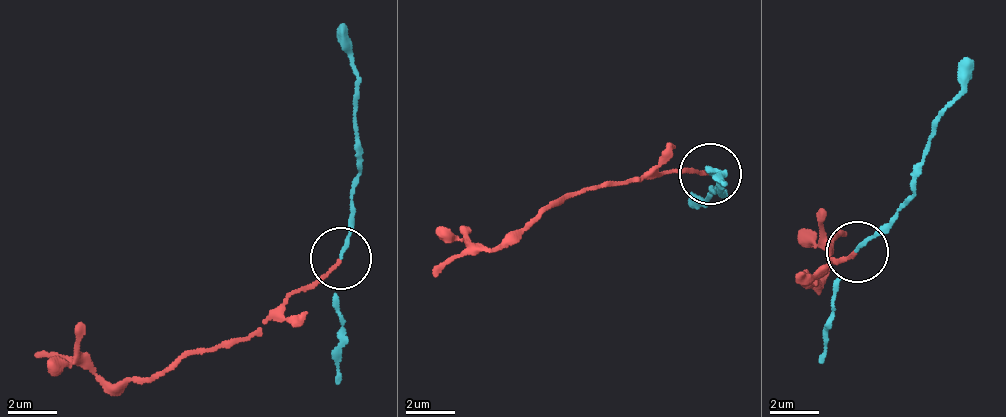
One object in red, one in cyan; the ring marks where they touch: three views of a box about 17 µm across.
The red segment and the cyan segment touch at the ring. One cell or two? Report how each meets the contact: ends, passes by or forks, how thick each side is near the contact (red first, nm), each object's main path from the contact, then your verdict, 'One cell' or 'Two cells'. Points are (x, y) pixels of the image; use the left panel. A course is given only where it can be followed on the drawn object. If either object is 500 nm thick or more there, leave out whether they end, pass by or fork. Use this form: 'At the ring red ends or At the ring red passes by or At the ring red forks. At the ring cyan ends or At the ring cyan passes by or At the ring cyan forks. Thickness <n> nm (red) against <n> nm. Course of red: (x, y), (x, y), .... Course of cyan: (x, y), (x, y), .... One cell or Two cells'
At the ring red ends. At the ring cyan passes by. Thickness 120 nm (red) against 100 nm. Course of red: (339, 260), (288, 291), (254, 333), (181, 353), (149, 376), (108, 381), (35, 350). Course of cyan: (339, 260), (360, 177), (355, 89), (340, 22). Two cells

